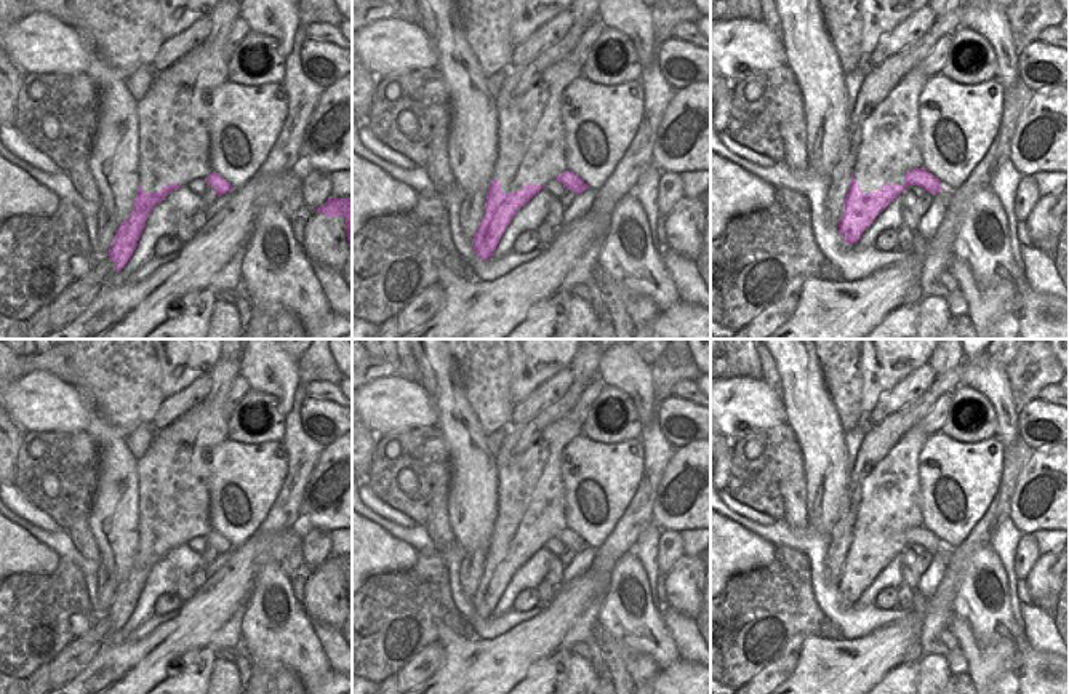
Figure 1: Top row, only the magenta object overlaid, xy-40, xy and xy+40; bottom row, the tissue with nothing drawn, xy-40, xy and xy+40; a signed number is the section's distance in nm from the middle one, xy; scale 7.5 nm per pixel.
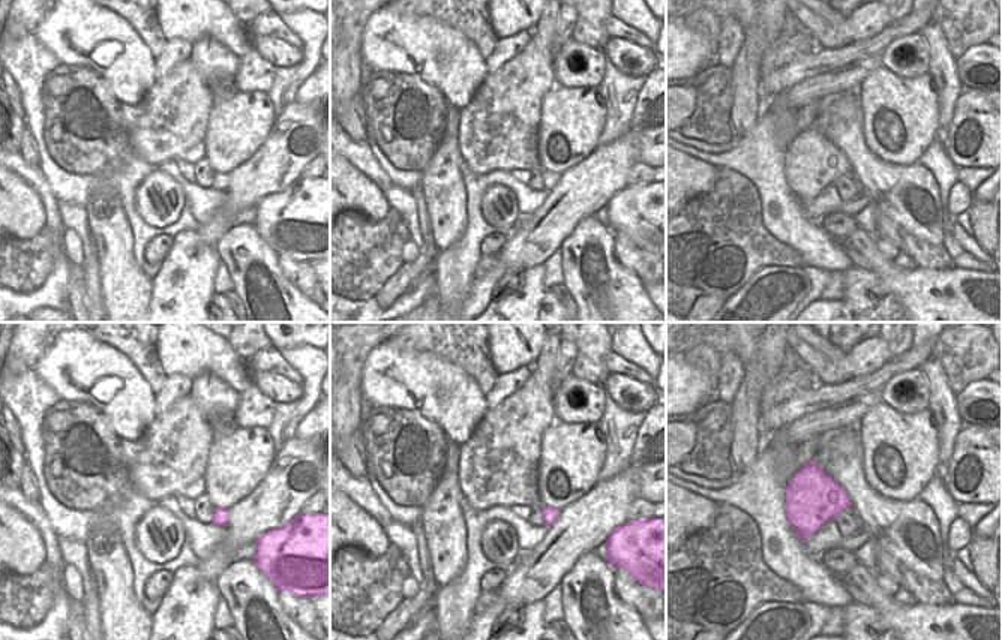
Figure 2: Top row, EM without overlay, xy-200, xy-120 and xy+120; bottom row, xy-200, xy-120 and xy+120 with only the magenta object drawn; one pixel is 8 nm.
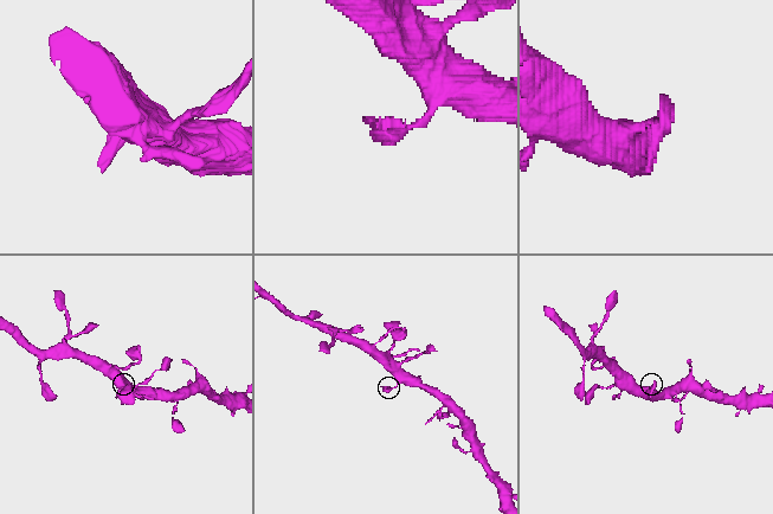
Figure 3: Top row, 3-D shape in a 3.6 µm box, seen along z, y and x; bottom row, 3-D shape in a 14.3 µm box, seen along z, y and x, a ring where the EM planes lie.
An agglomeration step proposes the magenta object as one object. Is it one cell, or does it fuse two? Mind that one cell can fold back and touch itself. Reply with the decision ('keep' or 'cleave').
keep

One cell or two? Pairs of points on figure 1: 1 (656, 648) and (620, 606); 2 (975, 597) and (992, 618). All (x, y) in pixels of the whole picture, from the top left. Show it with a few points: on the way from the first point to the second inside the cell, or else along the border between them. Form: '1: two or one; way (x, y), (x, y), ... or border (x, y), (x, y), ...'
1: one; way (650, 638), (629, 616)
2: one; way (980, 602), (988, 613)

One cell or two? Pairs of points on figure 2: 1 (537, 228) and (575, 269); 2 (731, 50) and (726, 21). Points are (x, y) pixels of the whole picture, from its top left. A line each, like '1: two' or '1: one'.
1: two
2: one

